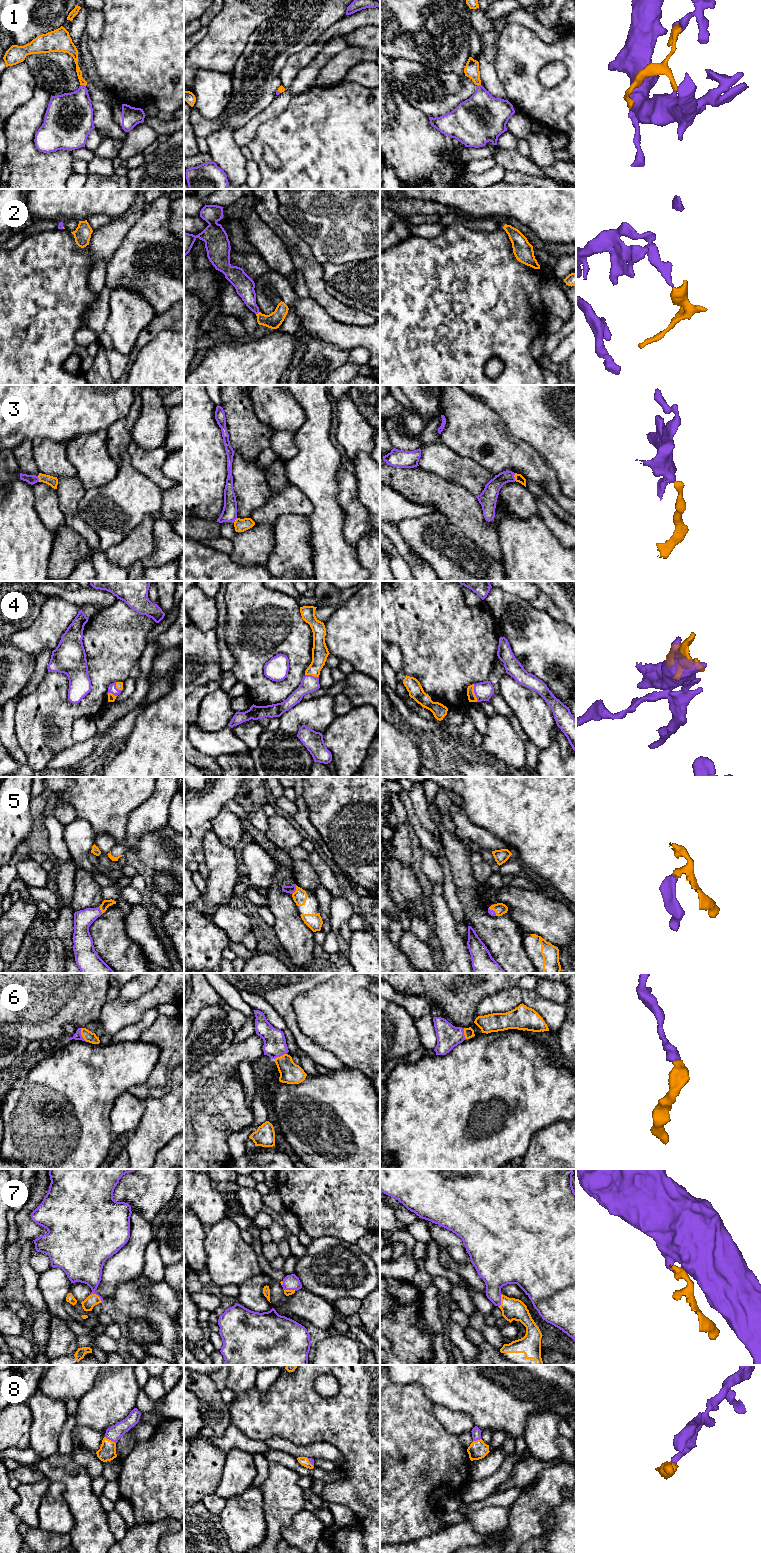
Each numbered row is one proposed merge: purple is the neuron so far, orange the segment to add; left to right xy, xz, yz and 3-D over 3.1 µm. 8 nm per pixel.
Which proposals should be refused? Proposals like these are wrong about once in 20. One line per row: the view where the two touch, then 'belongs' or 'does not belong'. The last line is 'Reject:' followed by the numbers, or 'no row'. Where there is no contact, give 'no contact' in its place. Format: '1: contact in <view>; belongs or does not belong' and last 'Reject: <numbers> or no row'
1: contact in xy; belongs
2: contact in xz; belongs
3: contact in yz; does not belong
4: contact in yz; belongs
5: contact in xz; belongs
6: contact in xy; belongs
7: contact in xy; belongs
8: contact in xy; belongs
Reject: 3

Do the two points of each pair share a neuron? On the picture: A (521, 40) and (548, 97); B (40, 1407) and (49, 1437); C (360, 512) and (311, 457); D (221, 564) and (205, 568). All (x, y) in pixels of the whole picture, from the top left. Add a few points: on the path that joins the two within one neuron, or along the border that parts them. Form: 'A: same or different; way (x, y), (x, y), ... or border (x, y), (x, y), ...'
A: same; way (530, 54), (531, 81), (534, 84)
B: same; way (47, 1414), (47, 1430)
C: different; border (343, 467), (337, 476), (337, 502), (342, 510)
D: same; way (217, 568), (209, 568)

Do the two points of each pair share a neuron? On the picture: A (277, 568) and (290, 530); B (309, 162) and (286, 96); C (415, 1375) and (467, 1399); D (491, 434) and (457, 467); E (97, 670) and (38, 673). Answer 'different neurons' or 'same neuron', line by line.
A: same neuron
B: different neurons
C: same neuron
D: different neurons
E: different neurons

